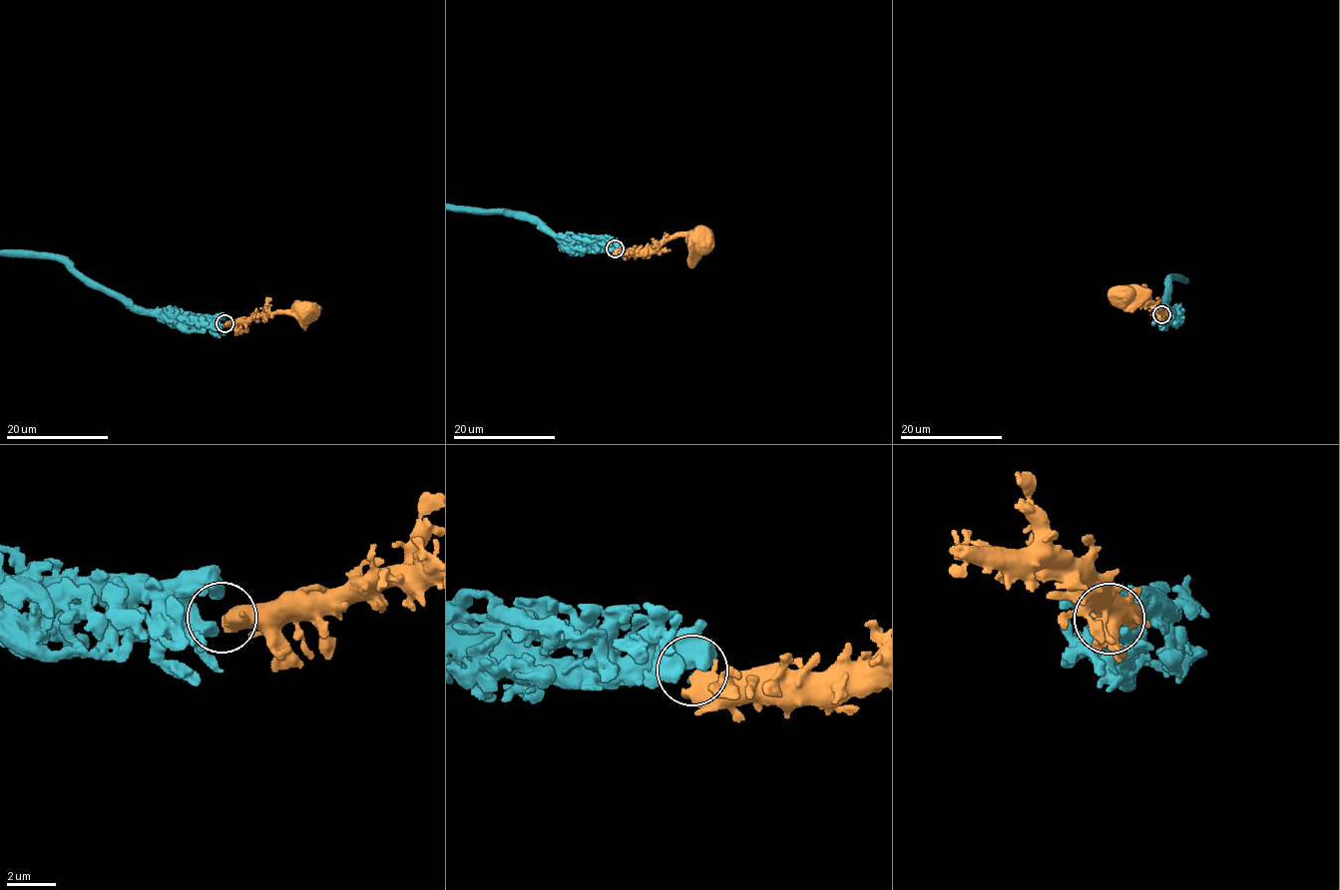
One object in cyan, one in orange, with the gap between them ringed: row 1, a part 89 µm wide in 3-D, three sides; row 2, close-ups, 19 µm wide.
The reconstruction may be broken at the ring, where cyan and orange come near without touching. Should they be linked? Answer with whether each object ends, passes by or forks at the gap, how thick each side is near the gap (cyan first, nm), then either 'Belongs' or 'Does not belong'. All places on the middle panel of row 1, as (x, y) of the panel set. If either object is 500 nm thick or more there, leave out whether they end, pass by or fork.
Thickness 650 nm (cyan) against 600 nm. Does not belong

